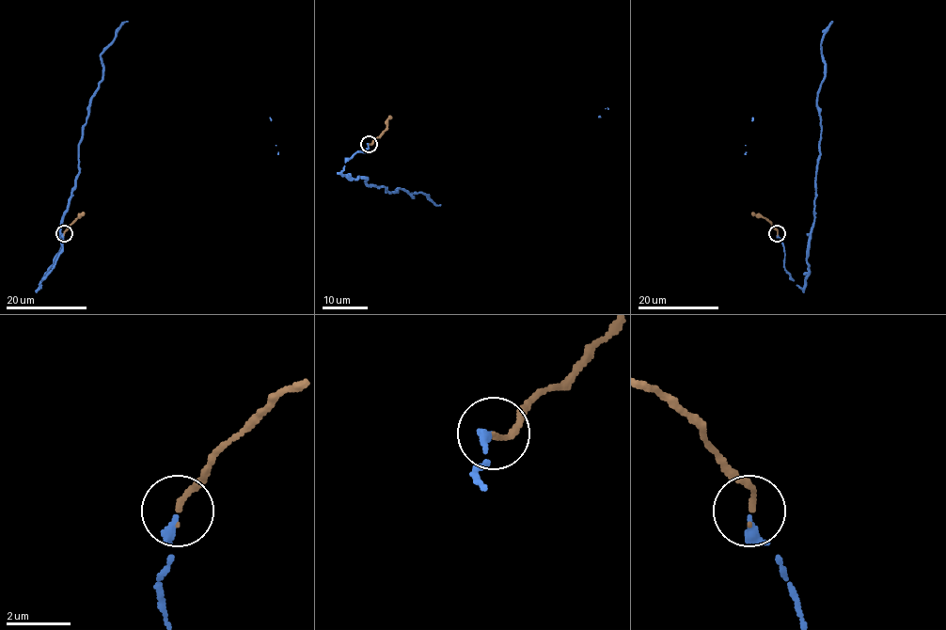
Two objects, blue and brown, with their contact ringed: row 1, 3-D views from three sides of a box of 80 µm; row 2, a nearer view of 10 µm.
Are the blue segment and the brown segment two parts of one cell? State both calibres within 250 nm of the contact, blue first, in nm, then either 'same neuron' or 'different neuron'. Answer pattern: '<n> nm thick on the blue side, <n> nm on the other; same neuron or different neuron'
280 nm thick on the blue side, 180 nm on the other; same neuron

